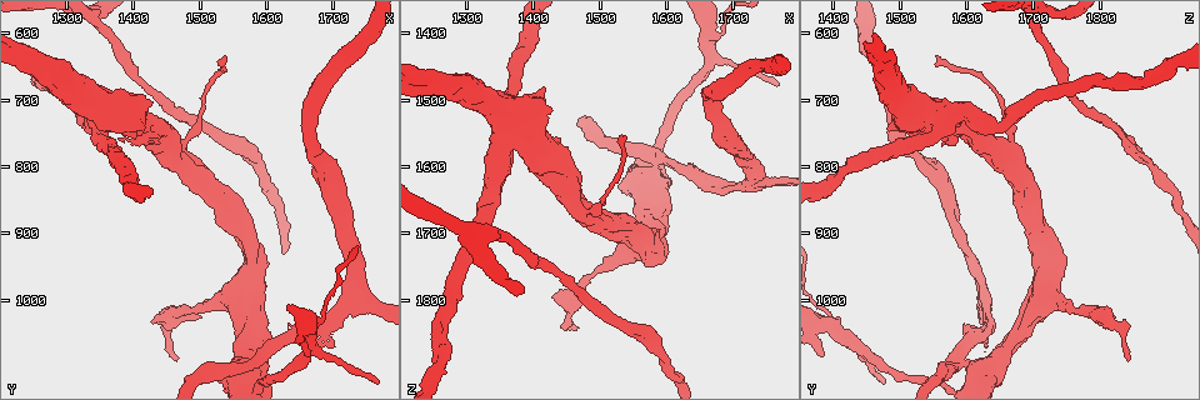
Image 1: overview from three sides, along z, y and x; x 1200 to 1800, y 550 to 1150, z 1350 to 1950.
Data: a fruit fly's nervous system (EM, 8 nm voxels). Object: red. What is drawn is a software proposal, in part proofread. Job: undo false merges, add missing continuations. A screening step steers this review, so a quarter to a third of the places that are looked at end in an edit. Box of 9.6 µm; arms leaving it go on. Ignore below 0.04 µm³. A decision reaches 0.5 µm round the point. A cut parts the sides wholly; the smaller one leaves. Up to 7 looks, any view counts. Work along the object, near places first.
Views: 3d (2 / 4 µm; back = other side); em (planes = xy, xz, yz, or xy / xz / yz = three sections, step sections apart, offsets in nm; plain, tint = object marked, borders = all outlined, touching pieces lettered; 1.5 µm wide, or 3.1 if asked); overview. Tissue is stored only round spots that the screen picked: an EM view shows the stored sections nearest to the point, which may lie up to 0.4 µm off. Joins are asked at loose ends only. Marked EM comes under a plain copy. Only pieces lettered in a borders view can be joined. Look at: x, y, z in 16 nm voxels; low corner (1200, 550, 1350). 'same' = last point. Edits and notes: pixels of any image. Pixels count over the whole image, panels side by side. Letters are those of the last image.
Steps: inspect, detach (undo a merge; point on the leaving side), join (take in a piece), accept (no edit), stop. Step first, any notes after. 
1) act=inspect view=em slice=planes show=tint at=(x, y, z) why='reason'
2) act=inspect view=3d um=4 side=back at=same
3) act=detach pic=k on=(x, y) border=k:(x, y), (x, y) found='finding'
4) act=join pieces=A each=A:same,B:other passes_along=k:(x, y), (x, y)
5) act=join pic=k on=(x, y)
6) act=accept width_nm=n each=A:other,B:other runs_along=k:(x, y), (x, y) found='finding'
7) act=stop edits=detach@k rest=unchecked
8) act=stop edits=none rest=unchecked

act=inspect view=3d um=4 at=(1365, 720, 1550) why='abrupt turn'

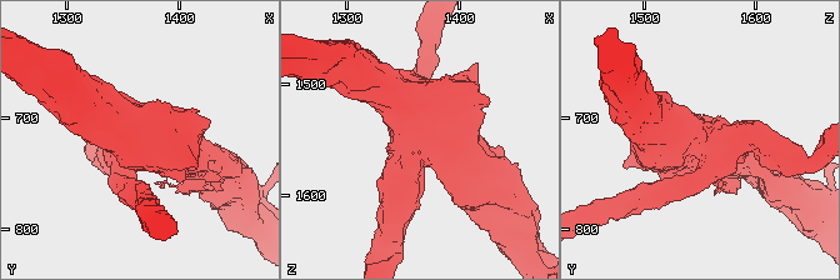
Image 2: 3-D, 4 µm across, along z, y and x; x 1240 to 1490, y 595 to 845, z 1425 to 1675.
act=inspect view=em slice=xz step=4 show=tint at=(1366, 722, 1548) why='need the tissue'

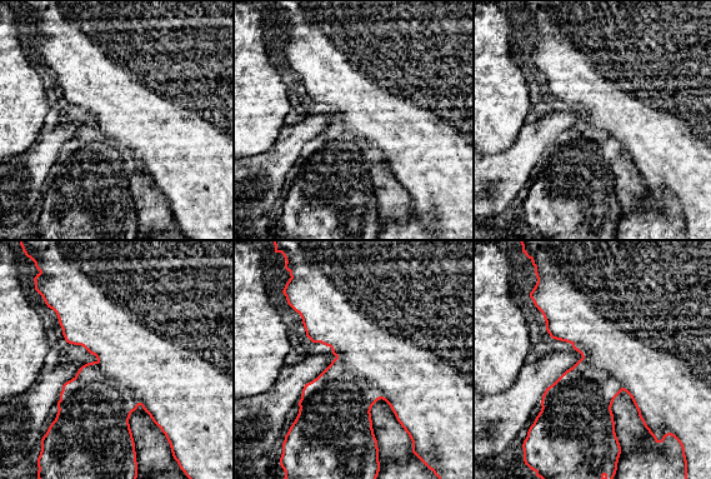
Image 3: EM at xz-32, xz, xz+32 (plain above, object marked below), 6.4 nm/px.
act=inspect view=em slice=xy step=4 show=borders at=same why='another direction'

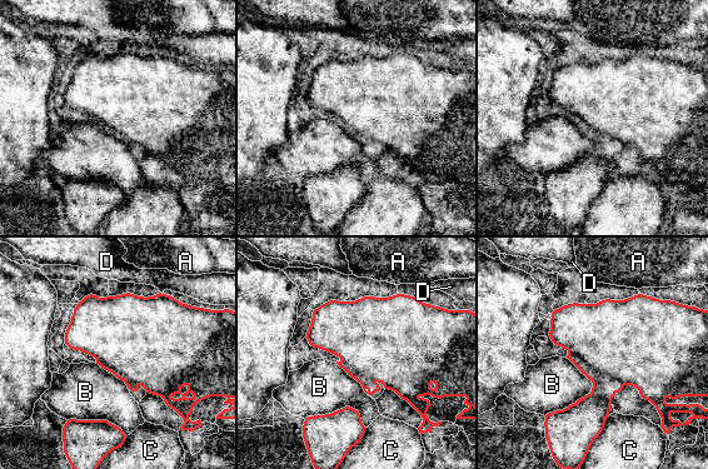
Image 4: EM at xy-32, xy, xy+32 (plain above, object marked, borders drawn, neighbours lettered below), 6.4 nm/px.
act=detach pic=4 on=(594, 408) each=A:other,B:other,C:other,D:other found='two cells meet here'

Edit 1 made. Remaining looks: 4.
act=inspect view=3d um=4 at=(1580, 1095, 1600) why='calibre changes'

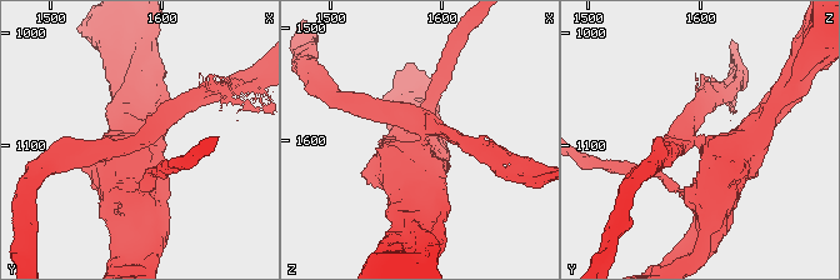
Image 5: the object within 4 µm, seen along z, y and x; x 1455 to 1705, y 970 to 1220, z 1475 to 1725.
act=inspect view=em slice=xz step=4 show=borders at=(1582, 1100, 1600) arms=4

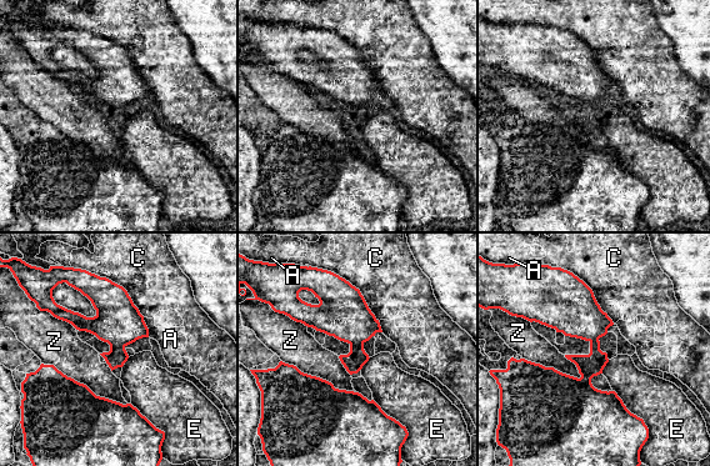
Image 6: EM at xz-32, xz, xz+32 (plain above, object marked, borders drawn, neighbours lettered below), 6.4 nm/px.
act=detach pic=6 on=(119, 322) width_nm=170 longest_contact=Z:600nm each=A:other,C:other,E:other,Z:other found='two cells meet here'

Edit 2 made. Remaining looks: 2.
act=inspect view=overview

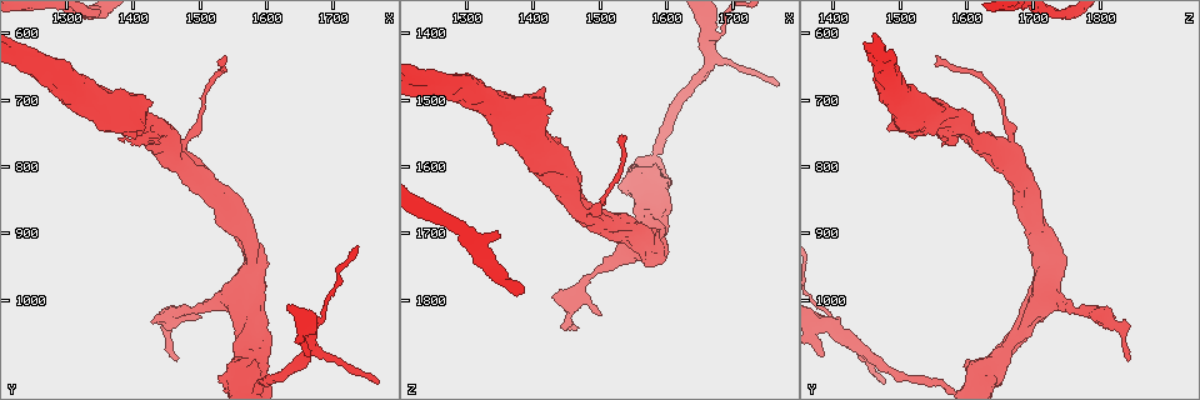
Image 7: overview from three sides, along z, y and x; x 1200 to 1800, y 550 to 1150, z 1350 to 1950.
act=inspect view=em slice=xy step=4 show=borders at=(1465, 1090, 1845) why='thin end'

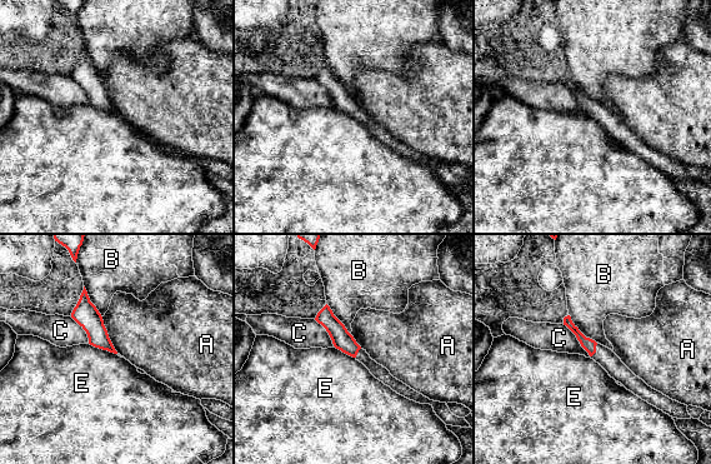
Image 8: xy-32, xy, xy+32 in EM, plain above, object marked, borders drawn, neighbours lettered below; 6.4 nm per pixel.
act=accept longest_contact=C:280nm each=A:other,B:other,C:other,E:other runs_along=8:(326, 309), (326, 319), (353, 353) found='no lettered piece goes on from it'

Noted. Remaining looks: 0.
act=stop edits=detach@4,detach@6 rest=unchecked

